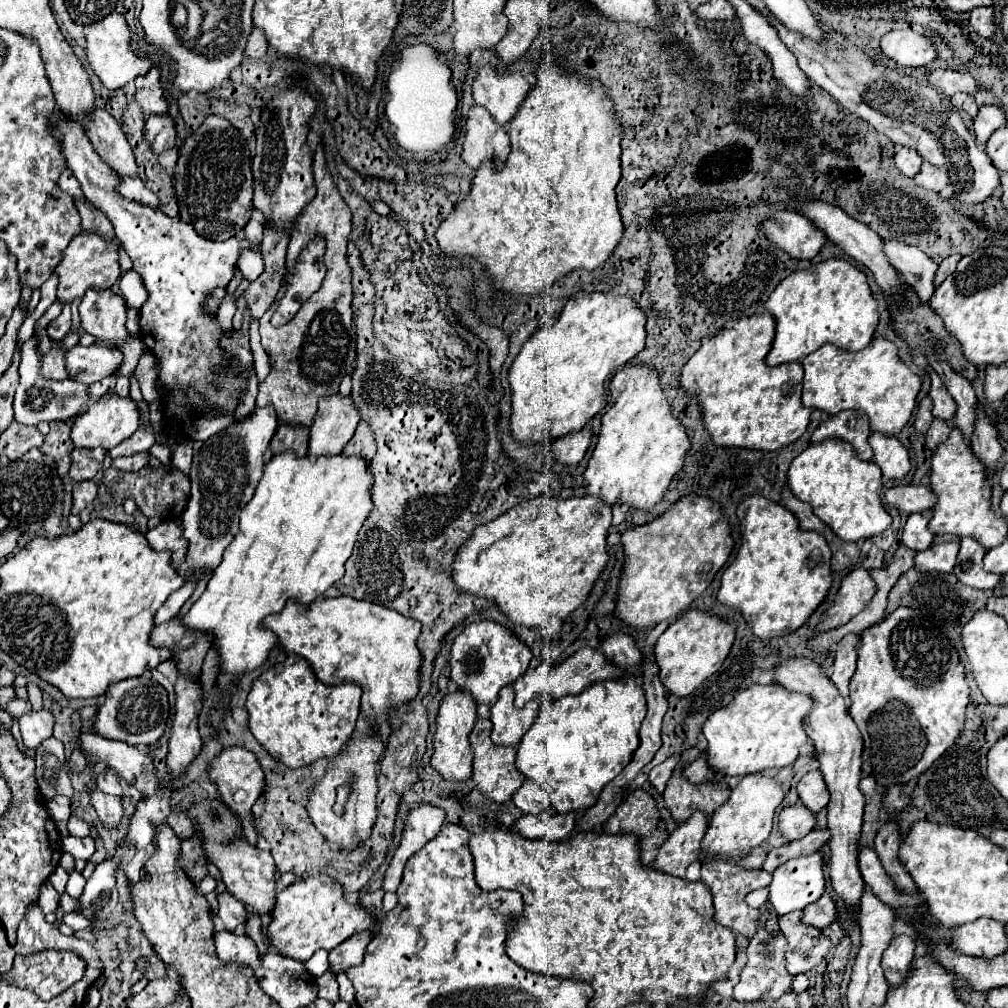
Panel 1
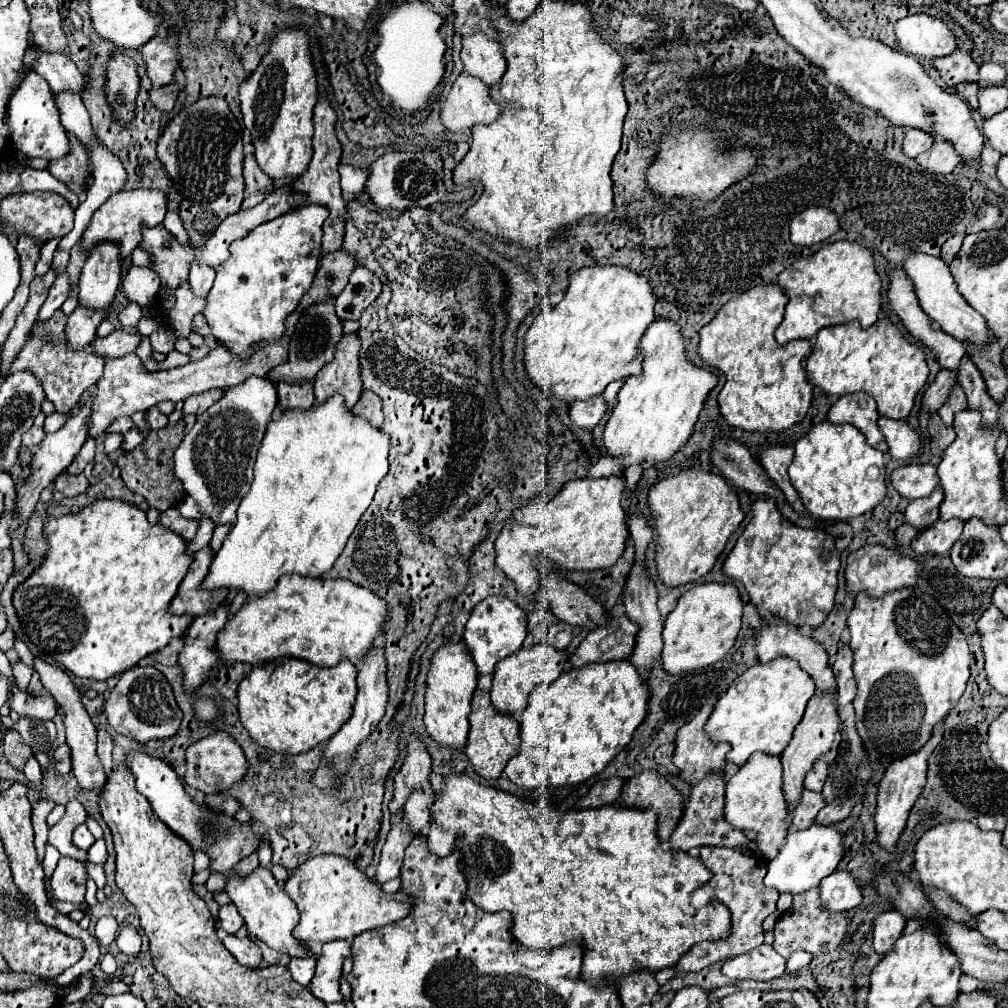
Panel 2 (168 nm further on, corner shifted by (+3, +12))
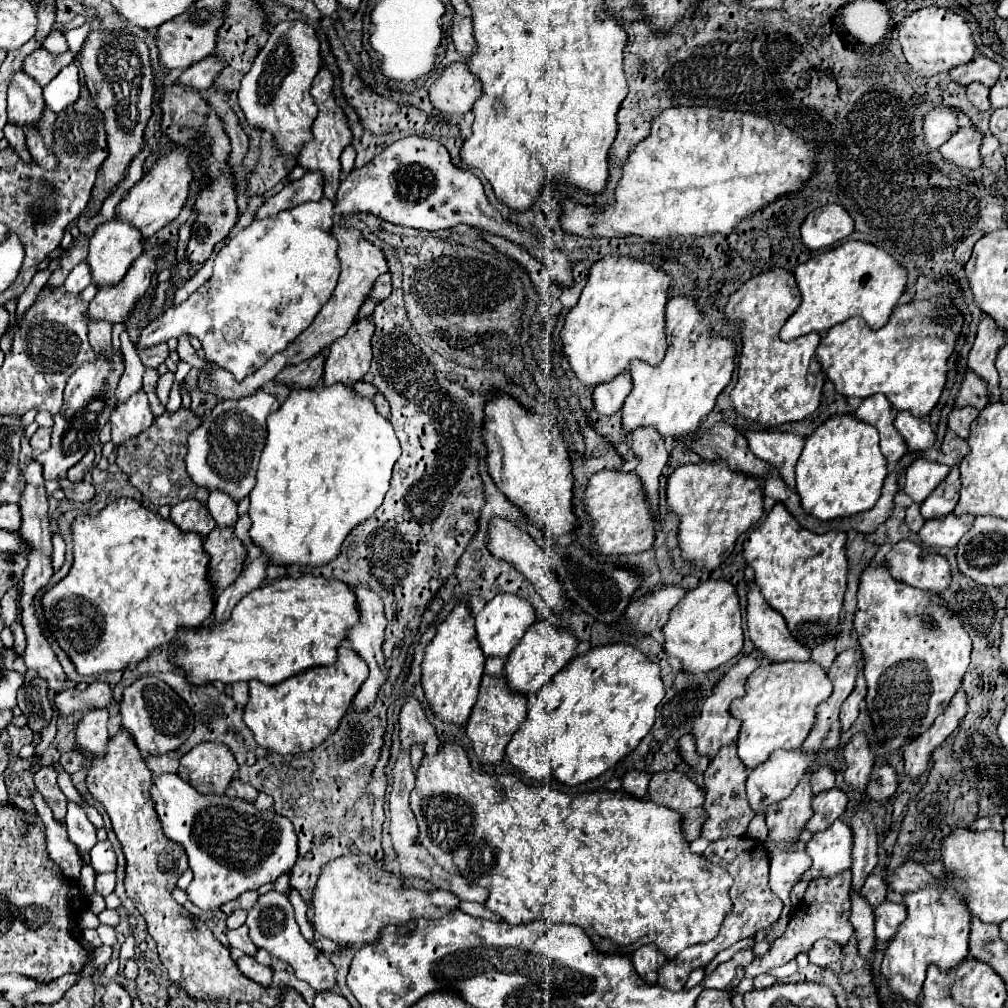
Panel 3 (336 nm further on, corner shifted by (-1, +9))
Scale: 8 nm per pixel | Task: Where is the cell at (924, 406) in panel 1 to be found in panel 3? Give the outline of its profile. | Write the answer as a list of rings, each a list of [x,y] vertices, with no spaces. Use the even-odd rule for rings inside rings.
[[[968,372],[964,376],[964,382],[960,386],[960,394],[956,398],[956,406],[962,408],[962,406],[974,406],[978,410],[982,410],[986,404],[988,404],[988,396],[986,396],[988,388],[986,388],[986,382],[976,376],[974,372]]]

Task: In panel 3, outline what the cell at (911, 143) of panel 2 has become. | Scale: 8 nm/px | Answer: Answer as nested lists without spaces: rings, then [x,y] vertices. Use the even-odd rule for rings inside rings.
[[[936,106],[928,112],[924,120],[926,144],[930,148],[940,148],[954,132],[958,132],[958,112],[950,106]]]

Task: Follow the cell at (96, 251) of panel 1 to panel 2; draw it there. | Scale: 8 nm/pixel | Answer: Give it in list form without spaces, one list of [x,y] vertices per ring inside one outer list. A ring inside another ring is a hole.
[[[134,189],[134,191],[120,191],[116,193],[114,197],[110,197],[100,209],[98,213],[94,213],[90,225],[86,227],[82,239],[80,239],[80,245],[82,245],[82,251],[90,253],[90,249],[94,249],[96,245],[104,243],[104,241],[110,241],[110,243],[116,243],[118,245],[118,251],[120,251],[120,259],[126,259],[134,247],[138,247],[140,239],[142,239],[142,233],[140,233],[140,227],[142,225],[148,225],[148,227],[154,227],[158,225],[166,215],[166,195],[160,193],[160,191],[152,191],[152,189]]]

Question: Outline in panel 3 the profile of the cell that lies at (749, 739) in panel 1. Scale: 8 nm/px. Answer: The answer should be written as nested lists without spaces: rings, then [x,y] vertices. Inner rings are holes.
[[[772,662],[758,666],[746,682],[746,696],[732,702],[732,714],[742,720],[738,756],[746,768],[756,768],[778,750],[802,746],[816,722],[816,706],[832,694],[826,670],[816,662]]]

